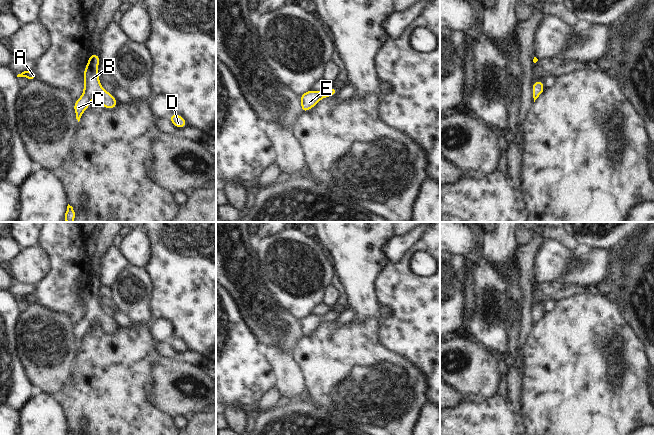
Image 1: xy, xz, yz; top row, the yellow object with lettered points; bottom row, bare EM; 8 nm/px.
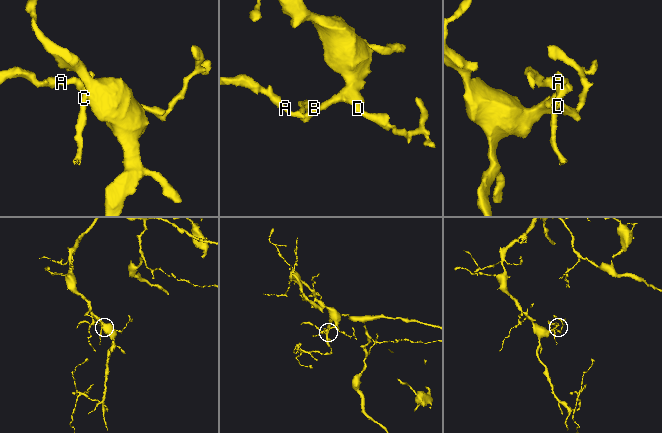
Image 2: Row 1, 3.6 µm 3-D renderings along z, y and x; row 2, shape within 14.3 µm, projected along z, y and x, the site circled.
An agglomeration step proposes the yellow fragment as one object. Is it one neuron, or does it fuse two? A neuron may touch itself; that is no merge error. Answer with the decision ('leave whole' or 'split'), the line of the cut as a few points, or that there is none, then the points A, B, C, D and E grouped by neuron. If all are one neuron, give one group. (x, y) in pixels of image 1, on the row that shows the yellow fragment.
leave whole; cut none; groups A B C D E

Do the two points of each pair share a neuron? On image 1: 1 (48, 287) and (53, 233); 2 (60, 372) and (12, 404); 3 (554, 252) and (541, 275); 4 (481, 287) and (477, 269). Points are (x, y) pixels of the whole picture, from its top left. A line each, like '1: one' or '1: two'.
1: one
2: two
3: one
4: one

